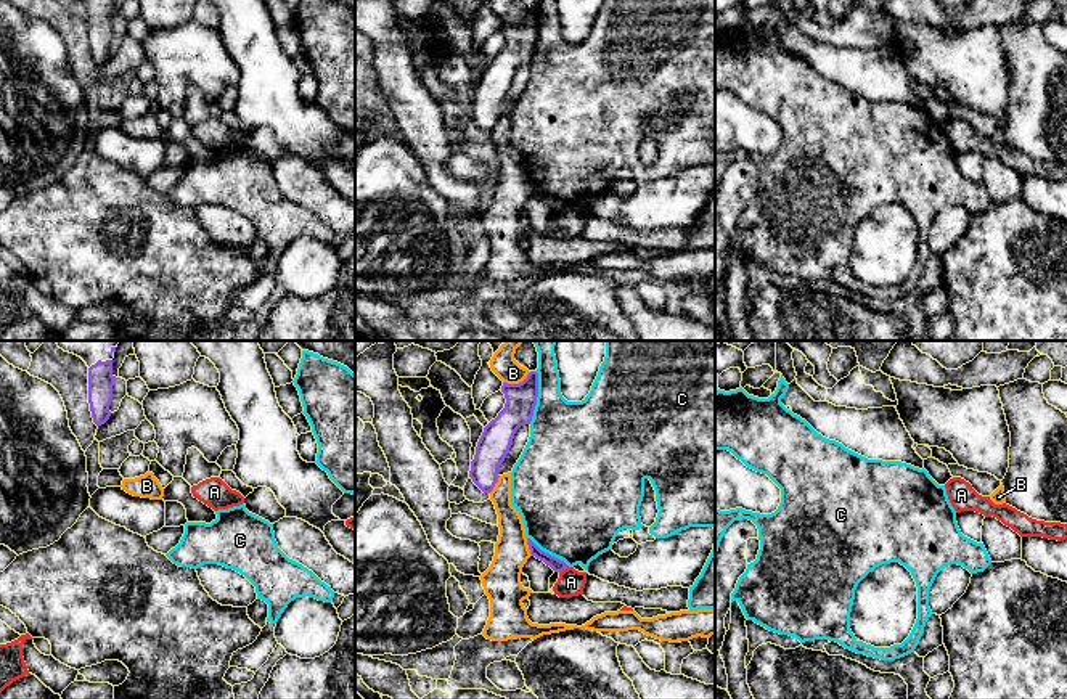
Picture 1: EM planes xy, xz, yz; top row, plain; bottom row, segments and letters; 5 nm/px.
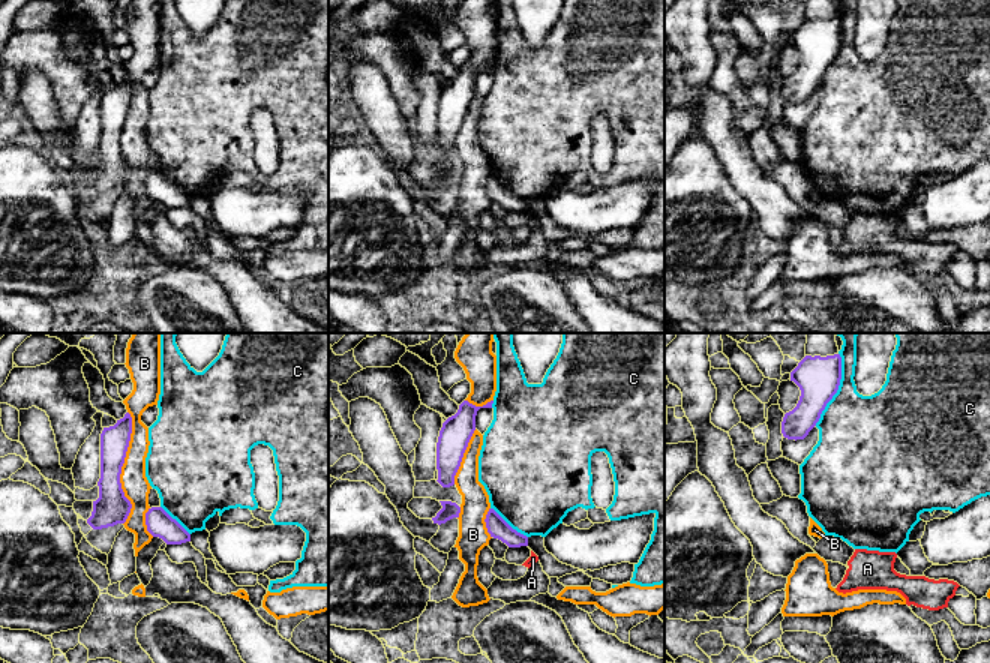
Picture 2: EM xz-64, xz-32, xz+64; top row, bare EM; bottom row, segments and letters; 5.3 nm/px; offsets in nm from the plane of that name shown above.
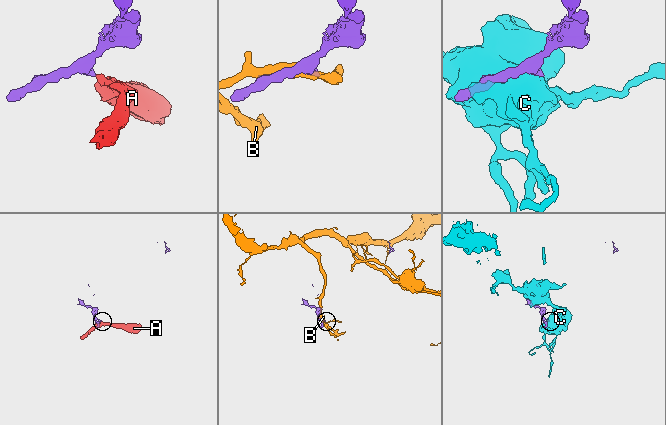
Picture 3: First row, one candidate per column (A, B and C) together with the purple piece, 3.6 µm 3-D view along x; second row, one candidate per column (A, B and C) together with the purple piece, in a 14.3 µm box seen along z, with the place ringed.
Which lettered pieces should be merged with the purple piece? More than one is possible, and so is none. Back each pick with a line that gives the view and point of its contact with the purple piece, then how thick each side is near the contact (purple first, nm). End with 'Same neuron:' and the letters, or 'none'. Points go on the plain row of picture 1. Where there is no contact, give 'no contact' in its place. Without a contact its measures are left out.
Same neuron: none

